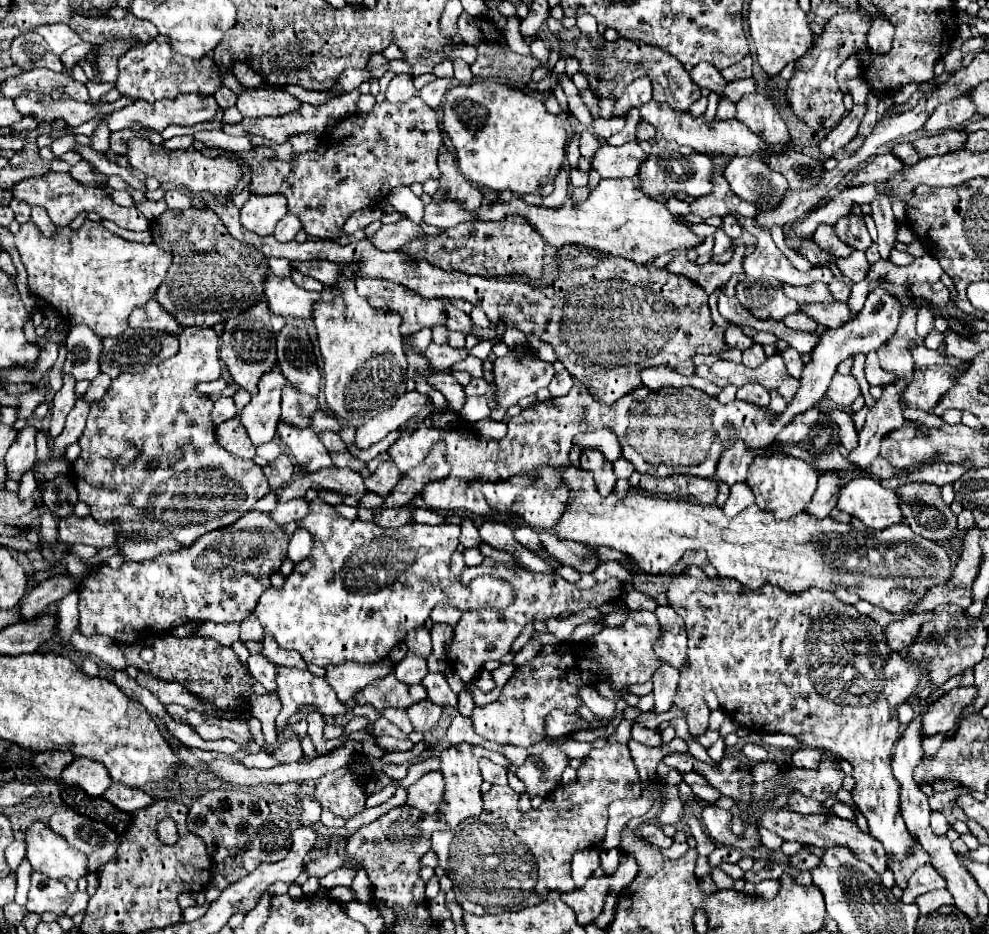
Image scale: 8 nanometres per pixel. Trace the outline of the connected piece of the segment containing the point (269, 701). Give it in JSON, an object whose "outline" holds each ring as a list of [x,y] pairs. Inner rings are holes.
{"outline":[[[276,692],[266,695],[252,694],[249,700],[249,711],[251,715],[261,722],[262,731],[265,736],[264,751],[273,748],[277,741],[275,731],[275,720],[281,710],[281,702]]]}

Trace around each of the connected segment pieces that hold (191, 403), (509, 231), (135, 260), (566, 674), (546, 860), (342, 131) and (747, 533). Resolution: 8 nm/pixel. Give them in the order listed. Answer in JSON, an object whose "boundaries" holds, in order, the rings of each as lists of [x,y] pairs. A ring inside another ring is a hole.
{"boundaries":[[[[185,327],[179,335],[179,351],[175,357],[147,367],[143,373],[123,373],[111,383],[103,399],[91,403],[87,427],[79,437],[81,455],[71,467],[73,479],[79,491],[79,499],[91,507],[91,515],[95,517],[95,521],[119,523],[119,529],[127,531],[133,539],[125,541],[125,551],[119,551],[123,559],[145,561],[165,551],[179,551],[181,547],[191,545],[203,533],[235,523],[243,513],[253,509],[257,499],[265,497],[271,491],[261,467],[257,467],[253,461],[245,461],[227,453],[215,437],[215,423],[211,419],[213,401],[207,395],[199,393],[195,385],[201,381],[219,379],[219,375],[221,361],[217,333],[211,327]],[[153,455],[159,457],[159,467],[151,471],[147,467],[147,461]],[[175,477],[183,479],[183,507],[177,509],[179,515],[183,513],[183,519],[167,519],[175,511],[169,507],[169,499],[175,491],[169,483],[175,483],[171,481]]],[[[507,217],[503,221],[467,221],[445,231],[445,235],[425,235],[407,245],[415,249],[419,257],[443,271],[463,271],[479,277],[505,277],[507,273],[527,273],[539,277],[545,257],[543,237],[523,217]]],[[[89,219],[79,229],[71,229],[69,225],[57,227],[53,237],[45,237],[33,221],[27,221],[15,235],[15,247],[21,253],[21,261],[27,269],[29,289],[47,301],[67,325],[87,325],[99,337],[117,337],[123,333],[127,329],[127,317],[131,311],[153,299],[173,263],[173,255],[161,247],[127,241],[105,229],[101,223]]],[[[631,611],[623,625],[607,627],[599,635],[595,635],[593,645],[587,645],[587,643],[561,643],[557,647],[545,645],[541,649],[541,653],[537,653],[531,661],[527,661],[513,673],[513,677],[503,685],[497,701],[473,709],[471,721],[473,721],[475,733],[489,741],[513,743],[513,745],[523,745],[523,747],[529,747],[529,743],[543,741],[545,739],[543,721],[545,721],[547,713],[551,709],[563,709],[565,713],[577,713],[579,705],[581,705],[581,699],[577,693],[583,685],[593,685],[593,683],[607,679],[615,689],[625,691],[625,685],[651,681],[651,675],[661,667],[661,659],[655,655],[655,641],[659,635],[661,635],[661,625],[659,625],[655,613]]],[[[593,743],[593,751],[583,757],[583,765],[577,769],[577,781],[573,785],[561,785],[553,791],[553,797],[547,797],[541,809],[531,809],[521,813],[517,809],[520,794],[515,793],[509,785],[493,785],[491,791],[485,792],[483,812],[479,817],[463,821],[451,831],[433,833],[433,851],[439,859],[439,867],[451,877],[455,885],[455,895],[469,913],[499,913],[499,911],[519,911],[541,903],[549,891],[571,891],[575,883],[571,879],[571,859],[577,851],[595,847],[601,843],[607,831],[607,807],[615,799],[641,797],[639,771],[629,755],[627,745],[623,743]]],[[[411,97],[407,103],[389,103],[389,101],[385,99],[385,101],[377,103],[377,105],[373,107],[371,113],[353,113],[353,115],[347,115],[347,117],[341,119],[333,129],[325,131],[321,137],[325,137],[325,139],[321,139],[319,145],[317,145],[315,149],[305,153],[299,153],[299,155],[295,155],[291,161],[283,161],[283,159],[279,159],[277,153],[275,153],[271,147],[263,147],[263,145],[253,145],[249,151],[241,151],[241,153],[233,151],[235,159],[239,159],[241,165],[249,167],[249,171],[251,171],[251,181],[249,181],[251,191],[261,195],[276,193],[285,195],[287,201],[289,201],[289,211],[295,213],[295,215],[301,219],[301,223],[303,223],[303,231],[305,231],[309,237],[315,237],[315,239],[335,239],[335,237],[339,237],[339,235],[343,233],[343,225],[345,225],[345,221],[347,221],[355,211],[361,211],[361,209],[373,209],[373,207],[381,205],[381,203],[387,199],[387,195],[389,195],[391,189],[395,189],[395,187],[399,187],[399,185],[425,183],[427,179],[439,179],[439,177],[441,177],[439,167],[437,167],[437,153],[439,153],[439,147],[441,147],[441,143],[443,143],[443,129],[439,127],[437,113],[435,113],[435,111],[433,111],[433,109],[431,109],[423,99],[419,99],[419,97]]],[[[541,466],[534,469],[532,473],[538,475],[538,478],[515,475],[508,480],[498,482],[471,481],[468,486],[481,489],[487,497],[489,507],[497,511],[497,517],[493,521],[505,523],[511,519],[510,508],[522,489],[533,486],[538,490],[554,493],[563,483],[572,499],[567,503],[567,511],[563,513],[559,525],[553,529],[553,535],[557,535],[559,539],[613,547],[621,553],[627,553],[635,561],[635,565],[649,575],[667,573],[683,557],[685,551],[705,551],[707,561],[715,565],[719,577],[735,579],[749,589],[757,589],[769,583],[787,593],[801,595],[811,587],[817,587],[821,591],[837,591],[843,587],[847,591],[849,589],[855,591],[861,599],[869,601],[871,605],[877,605],[879,609],[887,609],[895,615],[913,611],[917,601],[931,587],[943,585],[951,577],[951,557],[947,549],[935,541],[917,537],[915,533],[911,533],[911,529],[905,523],[893,525],[883,531],[857,531],[851,523],[839,523],[833,521],[831,517],[817,519],[809,513],[801,513],[791,521],[777,521],[773,513],[759,509],[757,503],[749,505],[737,517],[727,517],[719,507],[699,505],[687,499],[655,497],[655,495],[639,493],[635,489],[631,489],[631,493],[625,499],[617,499],[615,493],[611,493],[609,497],[601,497],[599,491],[595,489],[592,473],[580,467],[567,466],[553,469]]]]}

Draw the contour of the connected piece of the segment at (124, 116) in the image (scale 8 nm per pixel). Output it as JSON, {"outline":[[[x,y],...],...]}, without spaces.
{"outline":[[[183,95],[177,99],[163,99],[163,101],[155,101],[155,103],[147,103],[147,101],[137,101],[133,105],[127,105],[111,115],[105,117],[105,125],[109,127],[109,133],[121,131],[121,129],[131,129],[133,123],[139,123],[143,127],[149,127],[155,133],[161,133],[165,127],[169,125],[197,125],[203,121],[211,121],[215,117],[215,111],[219,109],[217,101],[213,97],[199,97],[199,95]]]}

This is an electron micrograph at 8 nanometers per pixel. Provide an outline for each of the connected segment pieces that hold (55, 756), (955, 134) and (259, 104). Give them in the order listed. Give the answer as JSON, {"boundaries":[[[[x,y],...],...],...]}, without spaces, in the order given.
{"boundaries":[[[[47,751],[47,753],[39,753],[33,757],[33,763],[35,767],[39,767],[39,771],[45,775],[45,777],[53,777],[53,779],[59,779],[63,769],[75,761],[75,755],[69,753],[69,751]]],[[[945,131],[939,135],[925,135],[917,141],[911,141],[913,147],[917,149],[919,157],[933,157],[933,155],[945,155],[945,153],[953,153],[961,147],[961,143],[965,143],[967,135],[963,131]]],[[[249,91],[237,99],[243,117],[279,117],[299,111],[301,105],[303,103],[287,91]]]]}

